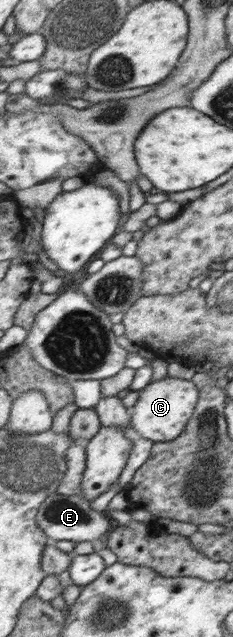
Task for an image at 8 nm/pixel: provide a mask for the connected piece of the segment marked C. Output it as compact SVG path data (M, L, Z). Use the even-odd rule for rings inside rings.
M166 377L150 382L140 391L140 395L131 409L131 424L141 438L158 442L170 442L177 439L189 426L189 420L197 410L201 392L192 380Z

